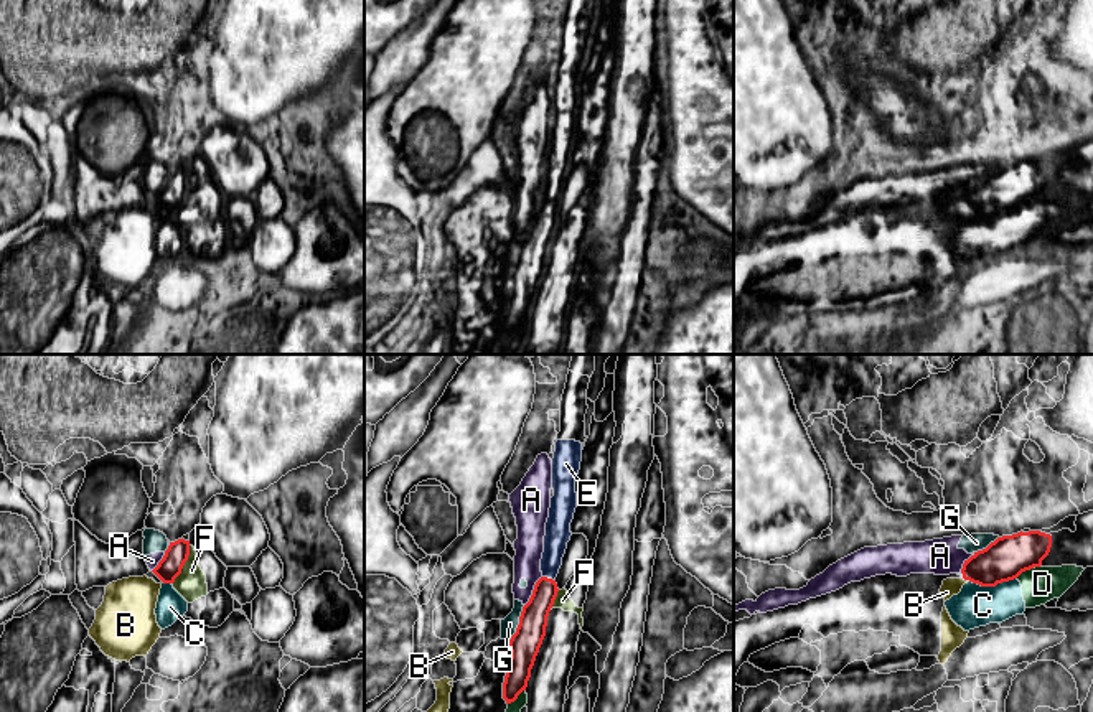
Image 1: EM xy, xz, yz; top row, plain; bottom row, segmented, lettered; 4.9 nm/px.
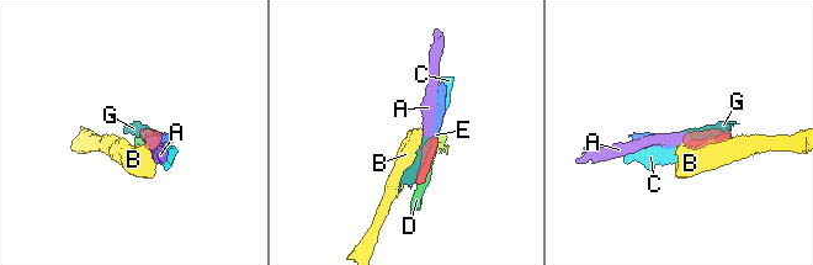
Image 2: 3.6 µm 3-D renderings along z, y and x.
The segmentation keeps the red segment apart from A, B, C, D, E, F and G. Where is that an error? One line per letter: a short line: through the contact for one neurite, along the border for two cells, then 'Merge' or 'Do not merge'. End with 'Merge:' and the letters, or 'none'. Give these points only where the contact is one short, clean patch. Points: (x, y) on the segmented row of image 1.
A: Line: xz (541, 576), (525, 605). Do not merge
B: Line: yz (963, 577), (966, 580). Do not merge
C: Line: yz (1016, 577), (994, 585), (970, 582). Do not merge
D: Line: xz (525, 689), (508, 704). Do not merge
E: Line: xz (533, 620), (549, 579), (558, 529). Merge
F: Line: xy (190, 546), (182, 572), (172, 584). Do not merge
G: Do not merge
Merge: E

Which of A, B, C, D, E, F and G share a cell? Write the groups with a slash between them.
A G / B / C D / E / F

